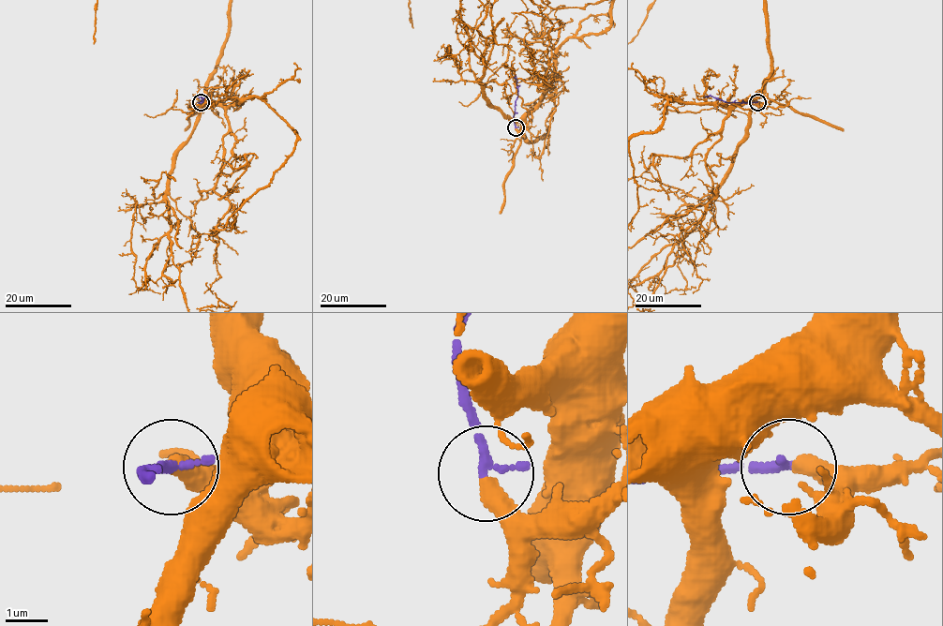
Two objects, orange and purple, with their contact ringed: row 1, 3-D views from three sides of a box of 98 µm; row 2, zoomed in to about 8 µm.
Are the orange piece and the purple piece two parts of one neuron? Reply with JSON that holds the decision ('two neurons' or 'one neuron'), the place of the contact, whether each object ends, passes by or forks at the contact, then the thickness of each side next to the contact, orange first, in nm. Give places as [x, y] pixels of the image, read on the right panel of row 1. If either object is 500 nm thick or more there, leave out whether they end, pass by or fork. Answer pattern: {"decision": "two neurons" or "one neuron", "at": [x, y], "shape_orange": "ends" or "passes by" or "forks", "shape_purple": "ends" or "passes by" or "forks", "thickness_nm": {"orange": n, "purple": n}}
{"decision": "one neuron", "at": [757, 102], "shape_orange": "ends", "shape_purple": "ends", "thickness_nm": {"orange": 420, "purple": 240}}

